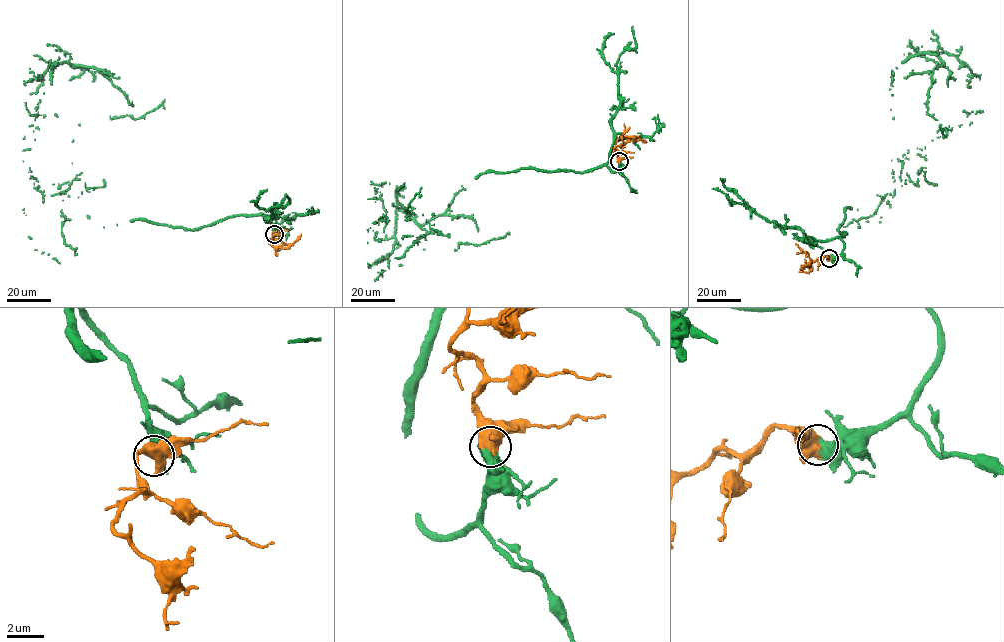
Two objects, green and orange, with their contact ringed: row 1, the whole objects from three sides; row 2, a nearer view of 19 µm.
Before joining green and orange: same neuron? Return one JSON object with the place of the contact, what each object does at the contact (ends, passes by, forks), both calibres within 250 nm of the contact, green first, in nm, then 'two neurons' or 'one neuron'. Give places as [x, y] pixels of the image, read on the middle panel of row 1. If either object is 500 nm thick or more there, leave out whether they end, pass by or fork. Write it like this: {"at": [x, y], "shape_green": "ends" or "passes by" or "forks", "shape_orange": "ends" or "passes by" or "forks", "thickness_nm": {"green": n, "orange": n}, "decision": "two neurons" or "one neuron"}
{"at": [619, 161], "thickness_nm": {"green": 550, "orange": 550}, "decision": "one neuron"}

